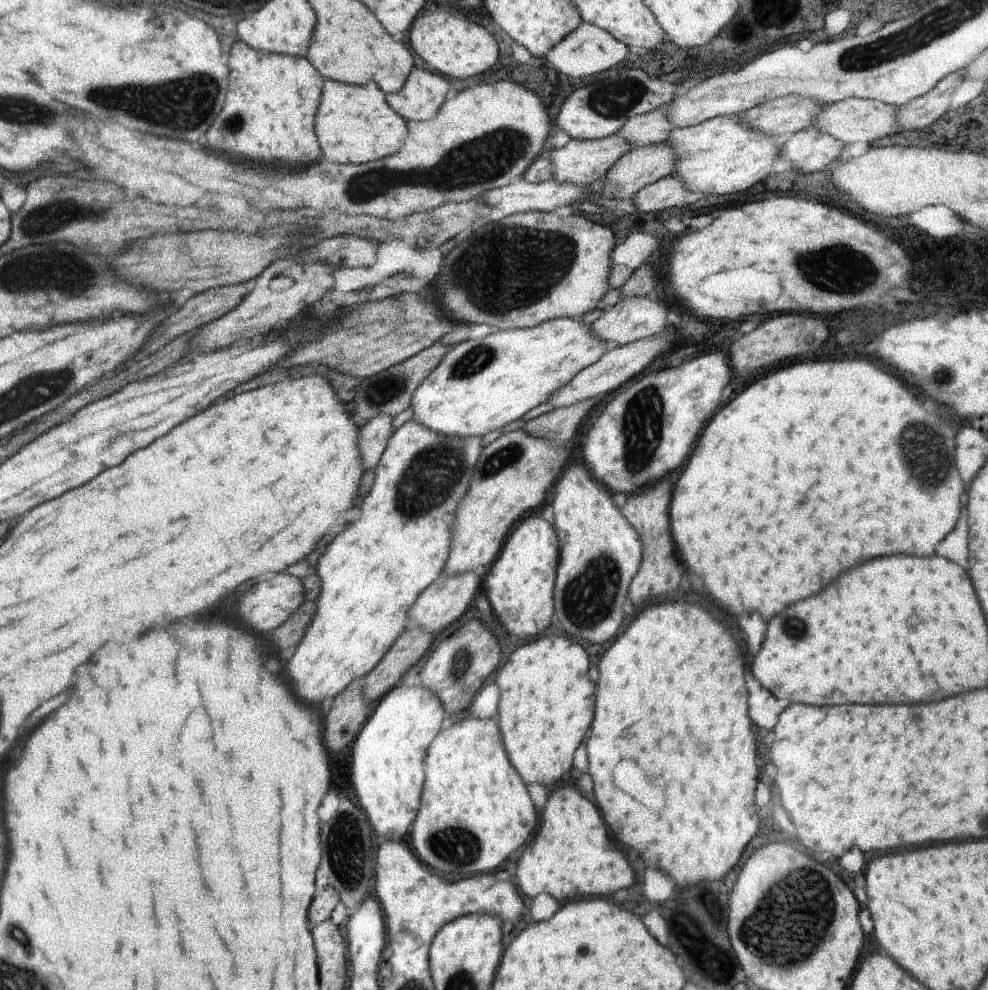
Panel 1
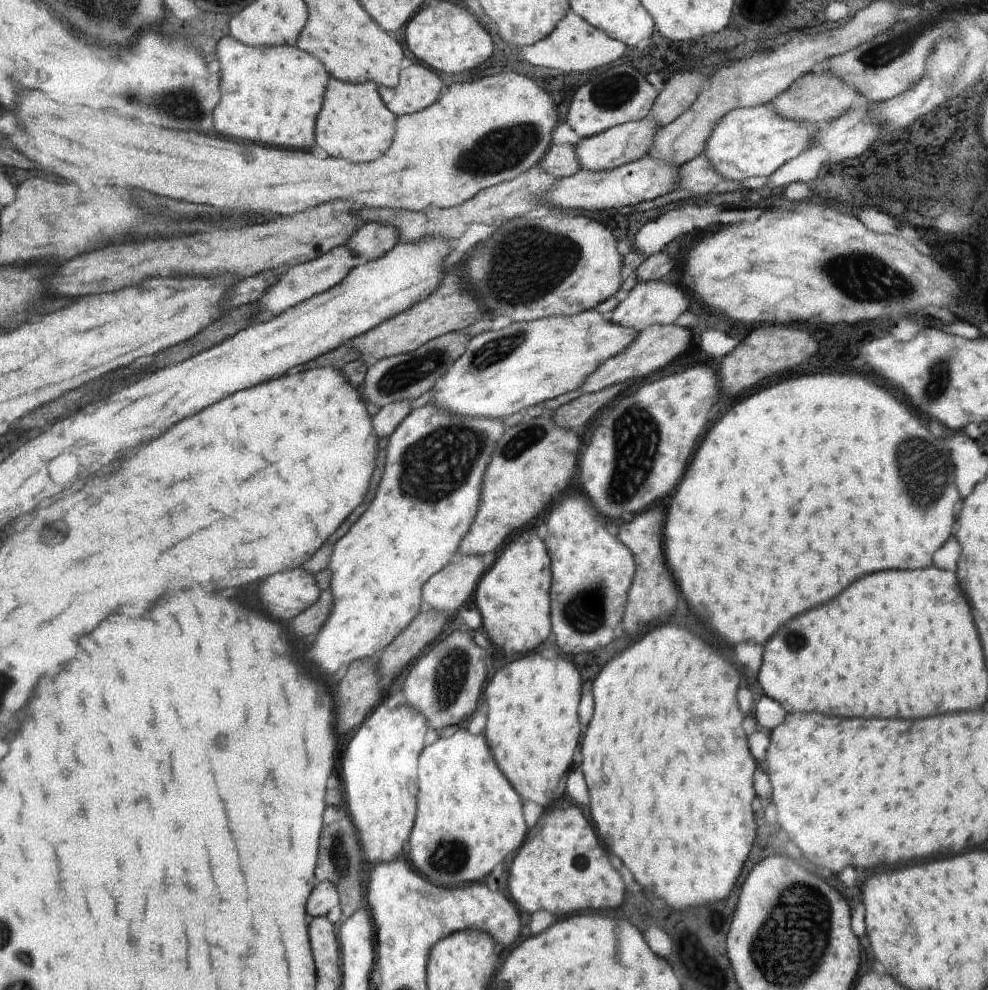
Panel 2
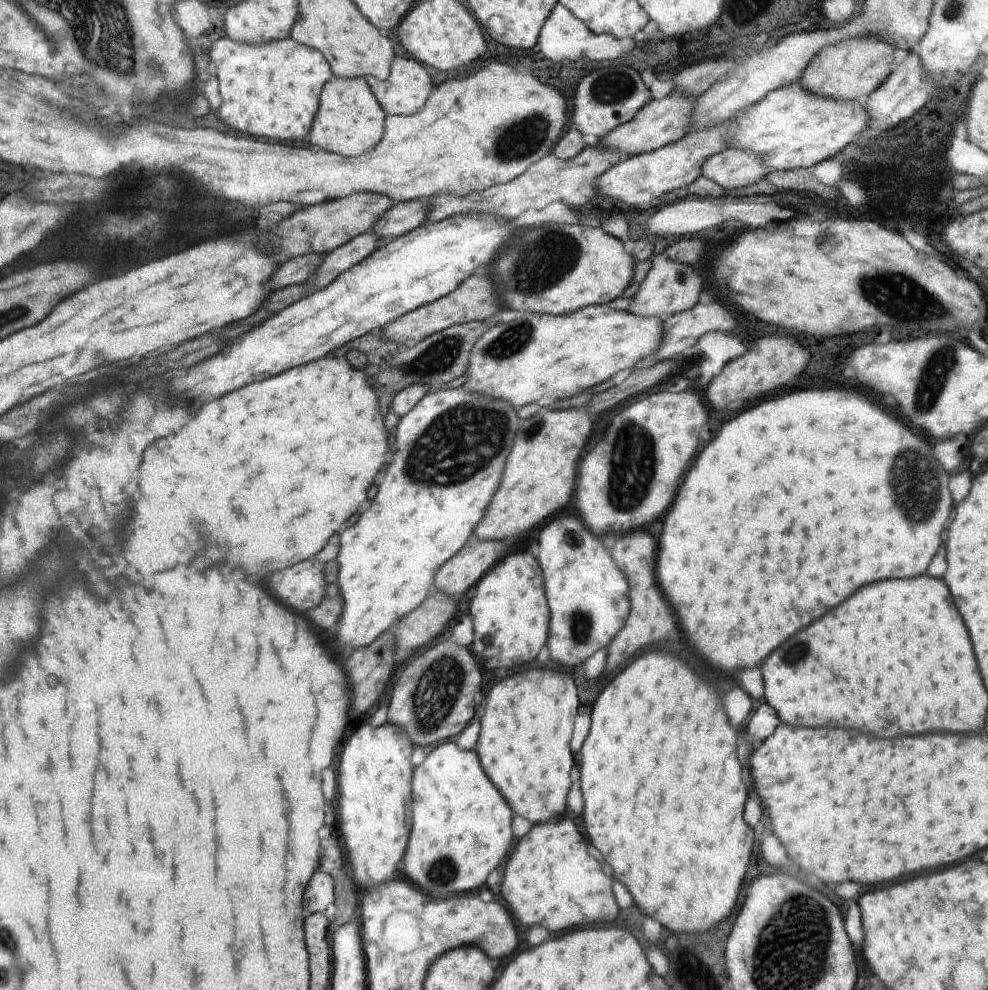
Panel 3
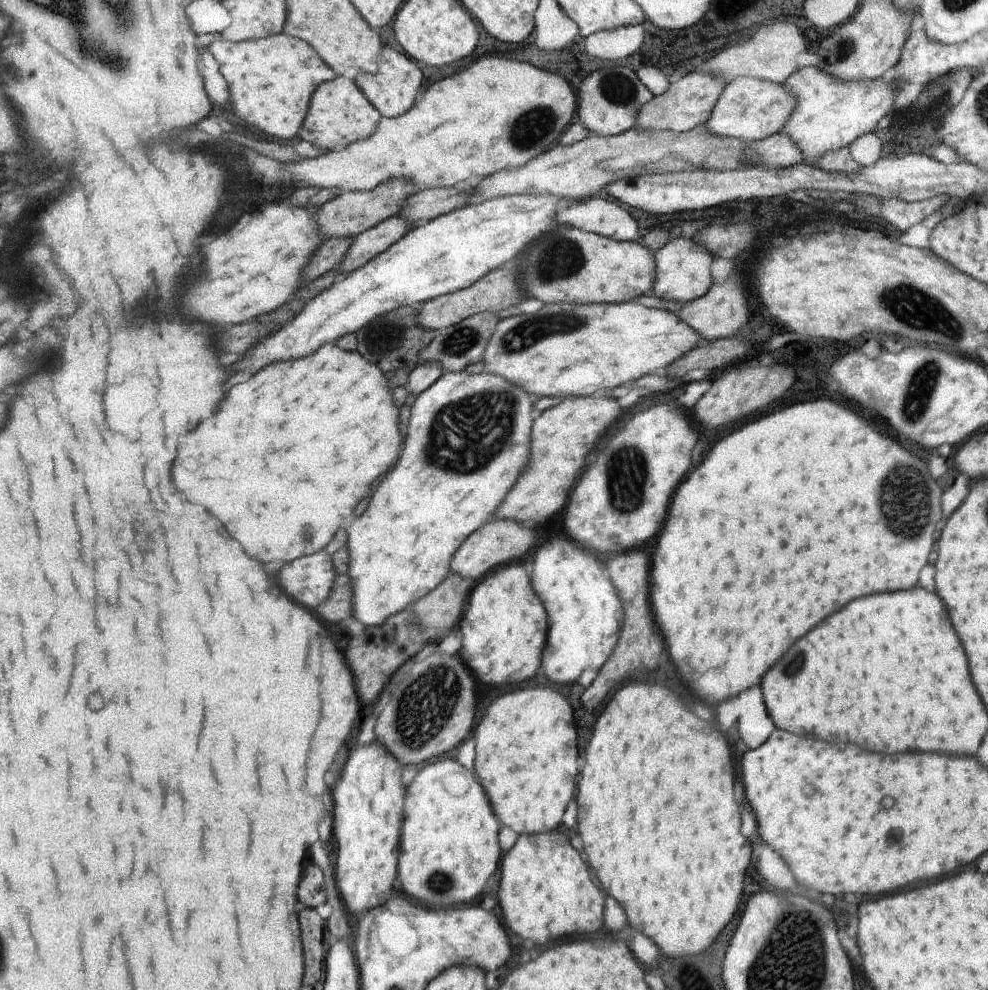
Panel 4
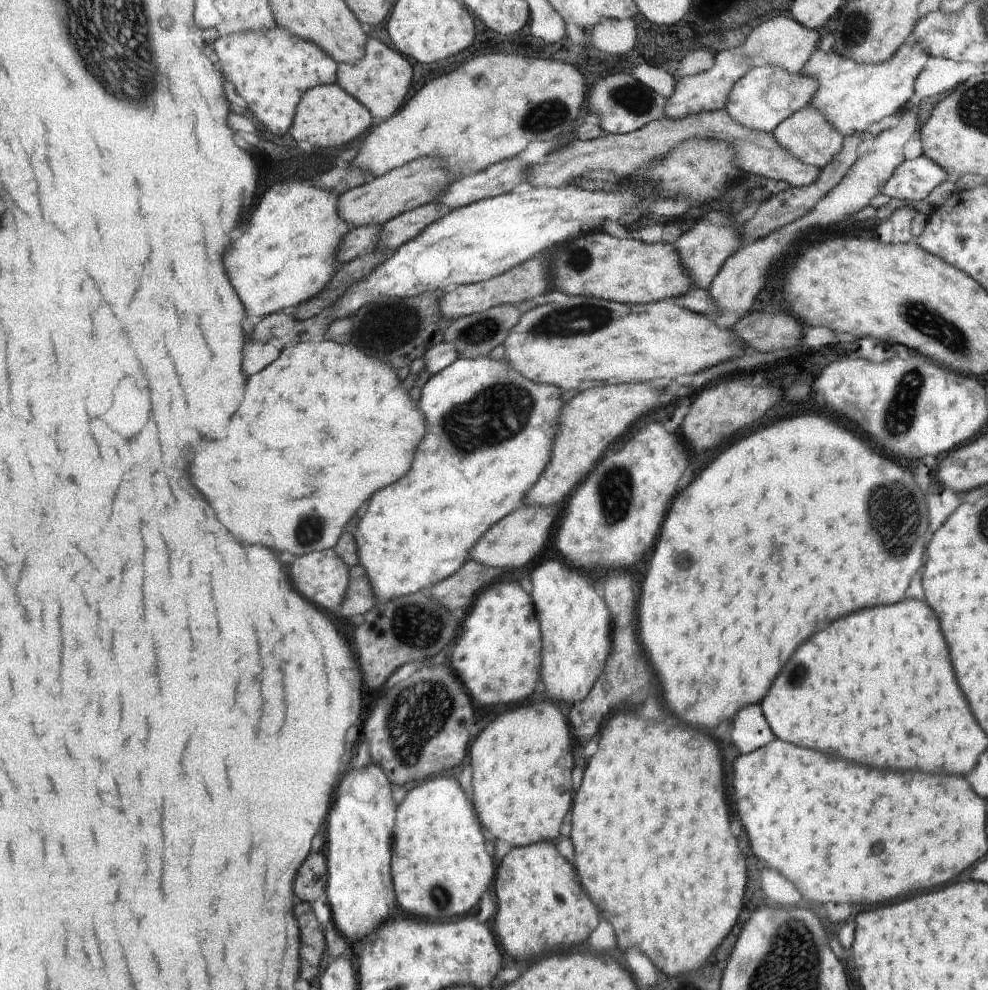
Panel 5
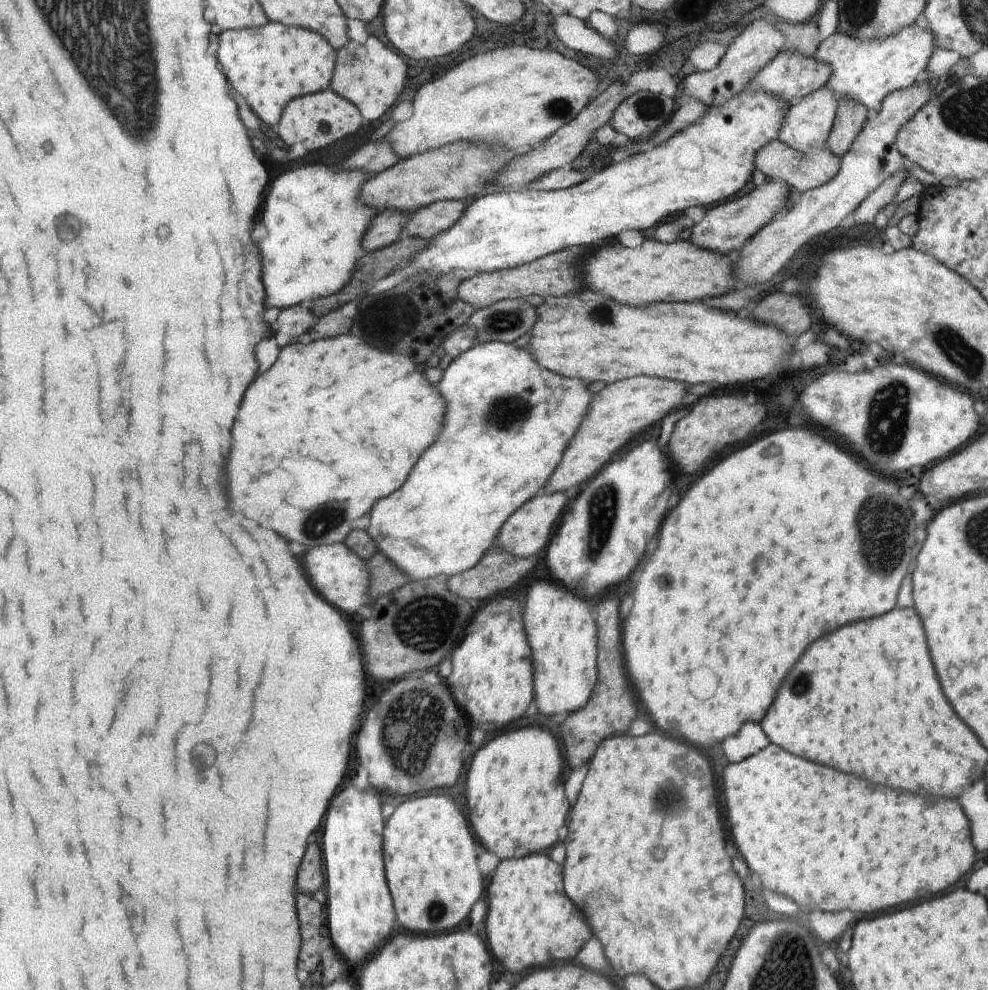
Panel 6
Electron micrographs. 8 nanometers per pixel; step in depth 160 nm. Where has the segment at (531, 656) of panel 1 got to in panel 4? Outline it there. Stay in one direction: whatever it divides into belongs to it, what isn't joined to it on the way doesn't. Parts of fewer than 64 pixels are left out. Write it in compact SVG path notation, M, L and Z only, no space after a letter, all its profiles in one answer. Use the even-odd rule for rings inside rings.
M550 688L512 690L498 696L486 710L474 732L475 765L473 772L487 794L491 809L500 824L509 826L519 835L547 833L562 829L562 814L574 796L576 762L576 726L574 712L564 696Z

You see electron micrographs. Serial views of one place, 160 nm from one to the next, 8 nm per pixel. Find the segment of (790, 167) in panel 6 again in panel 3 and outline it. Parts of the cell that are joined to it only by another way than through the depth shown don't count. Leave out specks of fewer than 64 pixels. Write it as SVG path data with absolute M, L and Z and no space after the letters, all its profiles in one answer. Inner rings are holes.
M586 146L574 158L562 160L550 152L540 160L533 162L528 169L508 182L491 186L483 191L469 192L468 195L456 196L444 193L431 201L427 221L441 221L456 215L468 213L492 213L506 219L514 219L529 210L542 210L551 202L562 201L570 208L580 210L586 202L598 195L597 182L611 166L626 160L627 154L616 149L600 146Z

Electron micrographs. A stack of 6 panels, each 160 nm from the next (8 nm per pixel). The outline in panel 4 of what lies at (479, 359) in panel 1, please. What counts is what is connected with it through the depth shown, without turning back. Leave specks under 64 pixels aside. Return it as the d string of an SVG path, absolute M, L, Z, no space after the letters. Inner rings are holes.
M638 301L599 305L546 303L535 314L524 313L500 319L486 345L482 361L485 364L484 372L501 376L536 398L560 396L565 399L594 396L626 382L634 382L646 374L662 373L667 366L702 342L702 335L677 313L649 308Z

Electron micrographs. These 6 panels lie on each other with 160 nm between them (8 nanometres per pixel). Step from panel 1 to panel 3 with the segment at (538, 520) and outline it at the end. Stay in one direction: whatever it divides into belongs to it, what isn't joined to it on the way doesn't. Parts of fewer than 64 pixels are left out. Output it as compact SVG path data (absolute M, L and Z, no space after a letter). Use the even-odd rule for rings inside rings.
M512 552L500 558L470 592L470 615L474 630L472 652L484 660L486 668L516 668L532 662L546 644L549 635L551 610L546 602L543 572L531 552Z

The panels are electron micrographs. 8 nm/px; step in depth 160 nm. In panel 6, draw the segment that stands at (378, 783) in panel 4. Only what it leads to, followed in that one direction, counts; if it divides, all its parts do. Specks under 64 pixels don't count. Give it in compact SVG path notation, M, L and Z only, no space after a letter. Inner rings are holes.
M348 786L334 798L334 806L330 806L330 814L326 814L324 834L322 834L322 852L326 864L326 890L328 890L328 914L330 935L328 936L336 949L350 964L360 964L368 954L378 950L378 946L392 934L396 926L394 902L386 881L384 869L384 828L386 822L382 816L380 792L376 788L359 791L354 786Z

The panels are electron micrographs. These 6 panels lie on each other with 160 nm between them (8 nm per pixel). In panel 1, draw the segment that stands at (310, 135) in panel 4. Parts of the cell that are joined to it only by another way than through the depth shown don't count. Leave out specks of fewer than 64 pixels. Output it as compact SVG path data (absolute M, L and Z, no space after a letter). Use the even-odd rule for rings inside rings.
M326 80L326 98L322 98L322 114L318 114L318 138L322 138L322 157L333 163L353 165L379 161L400 150L407 135L407 122L394 112L386 102L386 95L374 81L362 86L348 86L334 80Z

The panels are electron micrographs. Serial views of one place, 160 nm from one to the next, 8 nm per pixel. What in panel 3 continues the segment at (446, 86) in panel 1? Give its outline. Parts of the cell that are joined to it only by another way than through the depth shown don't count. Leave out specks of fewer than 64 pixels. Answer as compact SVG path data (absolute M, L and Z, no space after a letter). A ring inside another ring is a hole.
M395 56L385 81L367 76L376 100L387 116L414 114L425 104L433 91L428 67L416 58Z

